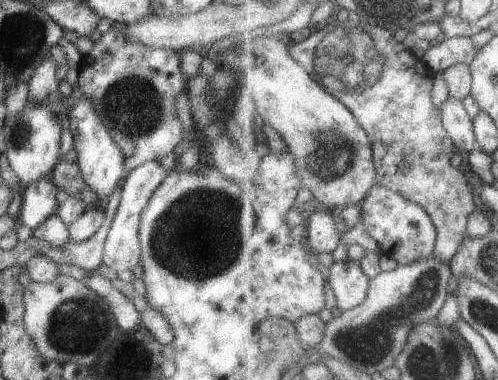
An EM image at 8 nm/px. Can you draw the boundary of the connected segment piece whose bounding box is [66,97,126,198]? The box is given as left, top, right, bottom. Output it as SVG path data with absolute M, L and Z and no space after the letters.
M86 97L78 99L71 108L68 116L68 130L71 130L74 138L74 150L77 157L75 163L80 169L84 182L100 198L106 197L118 186L126 175L124 155L120 147L112 140L109 130L102 124L96 114L92 99Z

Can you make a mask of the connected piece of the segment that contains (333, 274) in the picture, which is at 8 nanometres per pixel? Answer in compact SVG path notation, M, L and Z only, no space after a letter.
M350 259L333 263L327 269L327 274L336 292L338 306L342 310L352 310L368 300L372 278L368 276L360 261Z

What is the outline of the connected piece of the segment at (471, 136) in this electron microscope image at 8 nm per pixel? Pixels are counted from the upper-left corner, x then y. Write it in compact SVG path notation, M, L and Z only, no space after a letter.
M452 96L448 98L443 104L443 119L459 151L471 154L475 150L482 150L475 129L475 118L465 101Z

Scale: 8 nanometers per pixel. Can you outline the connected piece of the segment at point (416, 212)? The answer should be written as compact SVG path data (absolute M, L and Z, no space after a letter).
M377 182L371 190L371 194L362 202L362 221L367 224L368 232L381 244L387 255L398 260L399 265L409 265L423 258L430 258L437 250L437 240L439 232L425 206L406 198L403 194L384 186Z

